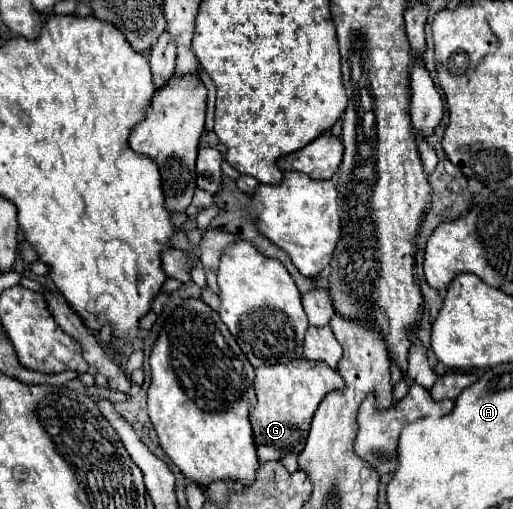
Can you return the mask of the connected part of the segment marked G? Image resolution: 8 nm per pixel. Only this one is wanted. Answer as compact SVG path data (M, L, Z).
M302 357L284 365L266 365L256 369L254 391L258 401L250 411L250 423L254 431L258 461L280 461L288 453L298 455L304 449L310 421L318 403L332 389L342 389L342 377L320 361Z

